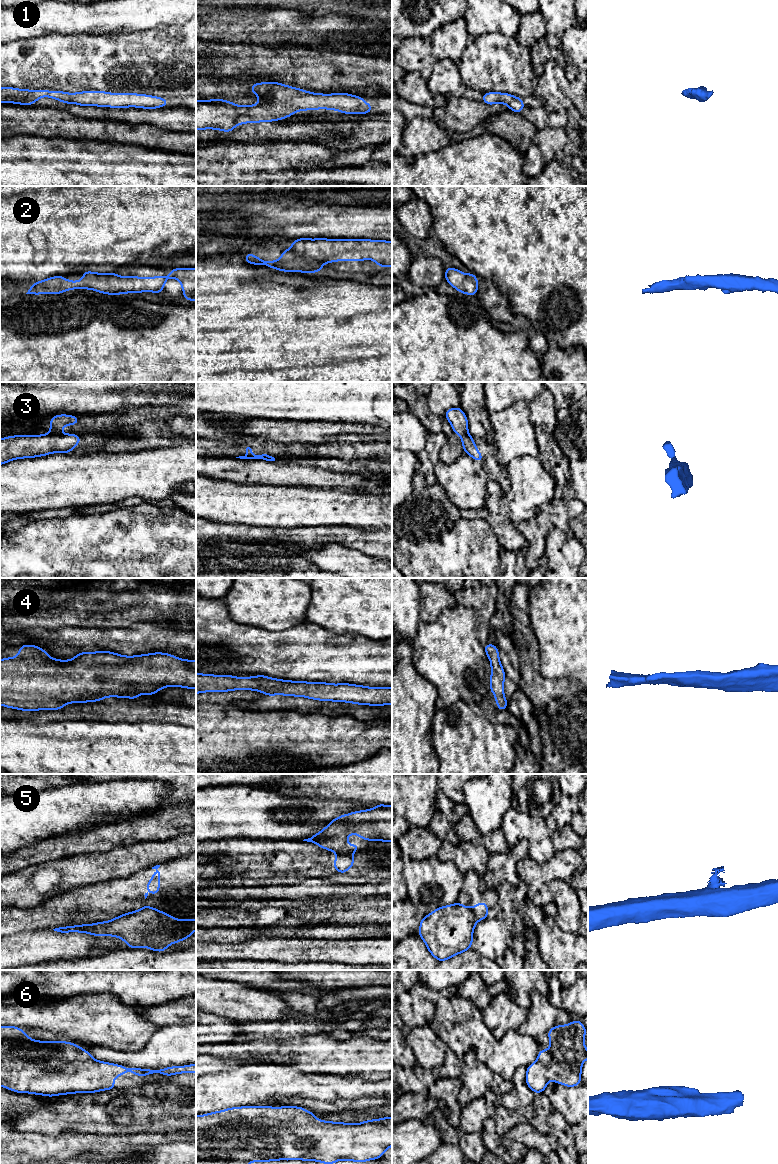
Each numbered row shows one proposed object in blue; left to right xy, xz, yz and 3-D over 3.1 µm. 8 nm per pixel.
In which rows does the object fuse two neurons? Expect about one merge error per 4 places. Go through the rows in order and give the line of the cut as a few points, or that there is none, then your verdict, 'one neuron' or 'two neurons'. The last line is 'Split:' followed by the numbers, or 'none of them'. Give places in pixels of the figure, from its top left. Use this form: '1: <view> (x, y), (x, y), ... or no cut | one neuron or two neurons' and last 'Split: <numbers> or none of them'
1: no cut | one neuron
2: no cut | one neuron
3: xy (58, 432), (50, 434) | two neurons
4: no cut | one neuron
5: xz (350, 851), (346, 854), (337, 853) | two neurons
6: no cut | one neuron
Split: 3, 5

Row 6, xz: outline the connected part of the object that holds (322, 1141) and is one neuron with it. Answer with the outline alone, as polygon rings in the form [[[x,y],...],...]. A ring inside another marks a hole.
[[[244,1106],[196,1116],[196,1164],[245,1164],[272,1160],[313,1160],[333,1164],[339,1160],[364,1163],[380,1158],[392,1146],[392,1117],[362,1123],[321,1121],[303,1107]]]

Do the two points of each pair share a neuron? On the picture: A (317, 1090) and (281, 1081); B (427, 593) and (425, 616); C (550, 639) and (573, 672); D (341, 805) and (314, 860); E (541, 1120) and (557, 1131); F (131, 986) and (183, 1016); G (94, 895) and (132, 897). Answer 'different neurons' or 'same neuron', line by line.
A: same neuron
B: same neuron
C: same neuron
D: different neurons
E: different neurons
F: different neurons
G: same neuron

